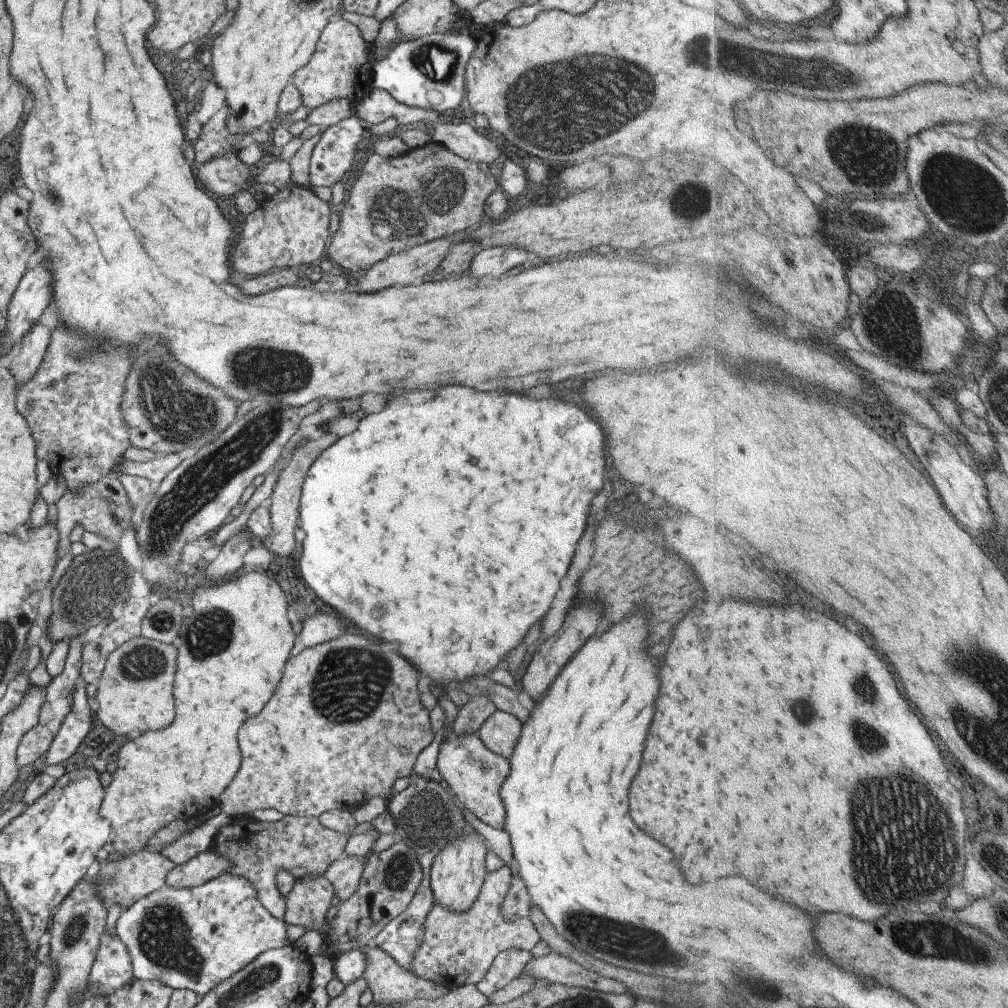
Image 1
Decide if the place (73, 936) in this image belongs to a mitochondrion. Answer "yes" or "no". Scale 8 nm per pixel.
yes

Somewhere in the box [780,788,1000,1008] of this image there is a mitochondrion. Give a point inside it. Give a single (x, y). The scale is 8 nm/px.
(920, 938)

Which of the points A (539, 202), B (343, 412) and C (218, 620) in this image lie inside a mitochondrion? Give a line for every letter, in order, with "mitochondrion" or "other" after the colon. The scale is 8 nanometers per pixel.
A: other
B: other
C: mitochondrion

